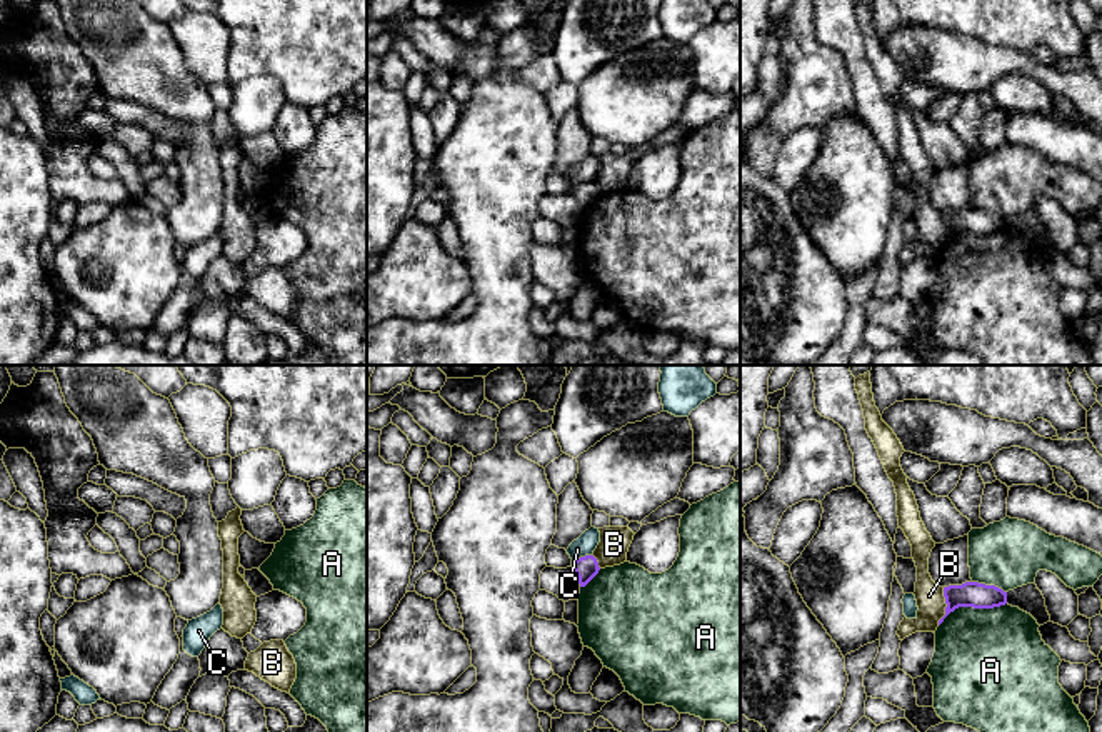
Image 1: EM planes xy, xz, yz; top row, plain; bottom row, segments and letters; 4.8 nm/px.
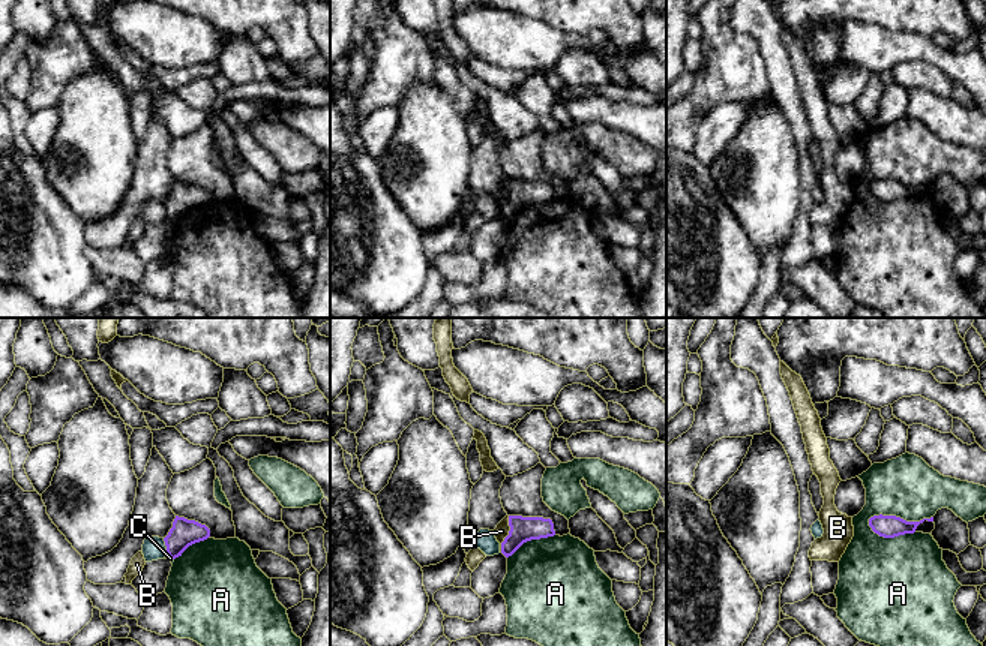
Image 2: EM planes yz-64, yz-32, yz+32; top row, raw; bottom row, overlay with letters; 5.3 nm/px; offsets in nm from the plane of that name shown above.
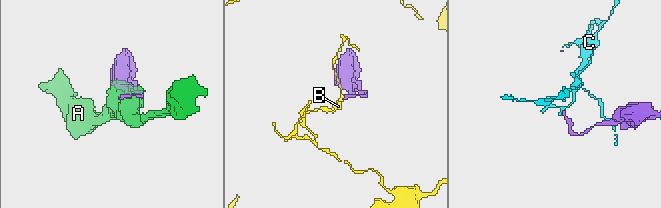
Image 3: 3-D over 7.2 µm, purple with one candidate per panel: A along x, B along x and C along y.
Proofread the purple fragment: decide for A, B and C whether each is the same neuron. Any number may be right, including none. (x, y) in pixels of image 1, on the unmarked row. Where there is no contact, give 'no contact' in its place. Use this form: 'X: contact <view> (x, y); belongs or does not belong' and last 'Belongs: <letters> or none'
A: contact yz (971, 232); does not belong
B: contact yz (947, 232); does not belong
C: contact xz (581, 184); does not belong
Belongs: none

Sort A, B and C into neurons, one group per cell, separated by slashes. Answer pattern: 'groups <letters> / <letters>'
groups A / B / C

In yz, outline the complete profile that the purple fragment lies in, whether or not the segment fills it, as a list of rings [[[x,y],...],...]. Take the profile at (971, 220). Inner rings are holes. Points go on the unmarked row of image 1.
[[[979,208],[944,213],[944,223],[947,233],[945,242],[939,247],[939,252],[959,233],[994,235],[1007,230],[1007,218],[995,212]]]

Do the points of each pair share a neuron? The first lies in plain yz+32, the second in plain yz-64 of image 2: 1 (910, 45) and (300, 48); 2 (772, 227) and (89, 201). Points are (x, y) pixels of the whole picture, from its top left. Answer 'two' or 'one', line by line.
1: two
2: one

